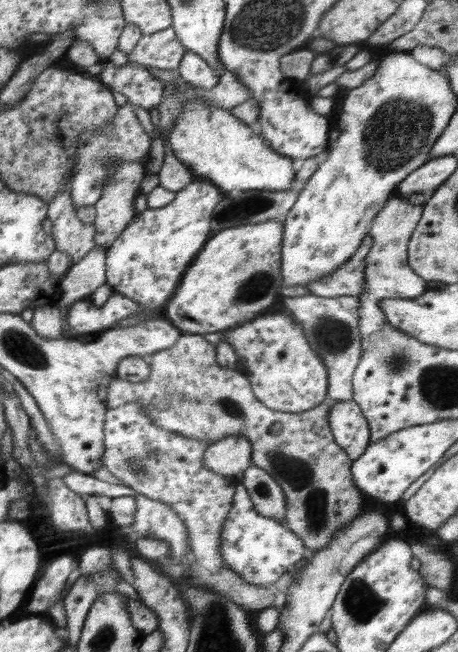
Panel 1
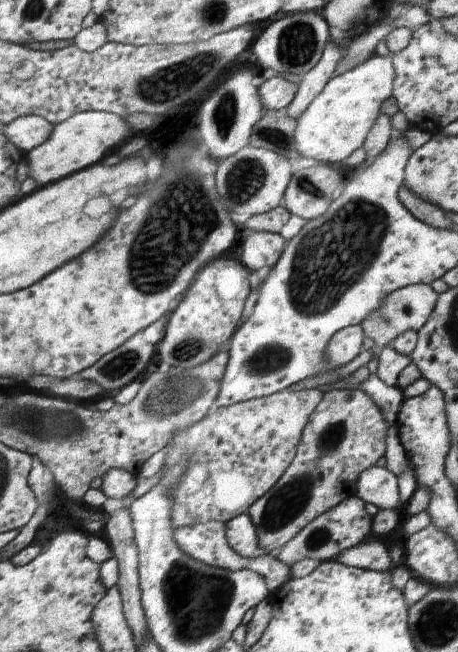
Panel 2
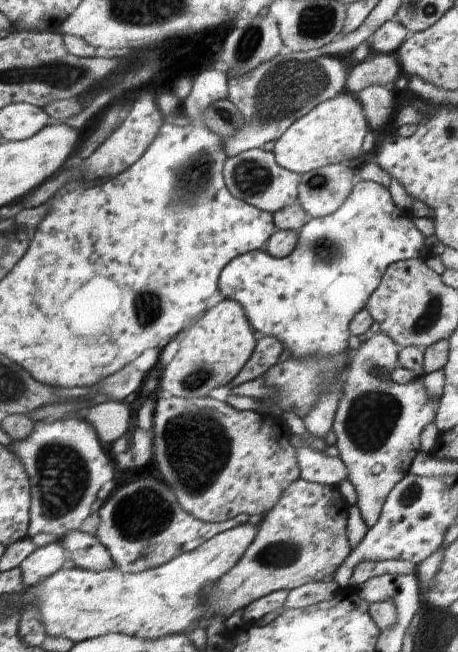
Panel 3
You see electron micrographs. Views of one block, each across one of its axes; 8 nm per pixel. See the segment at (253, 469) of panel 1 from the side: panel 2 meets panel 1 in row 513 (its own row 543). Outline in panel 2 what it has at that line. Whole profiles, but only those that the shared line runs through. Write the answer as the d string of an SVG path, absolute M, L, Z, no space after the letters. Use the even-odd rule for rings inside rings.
M333 389L323 393L320 404L313 410L310 420L306 422L296 454L286 468L282 478L261 496L248 509L251 522L256 528L258 544L268 553L275 553L286 542L292 540L313 518L332 510L339 502L356 496L358 476L367 468L372 468L386 450L388 432L382 410L374 404L374 400L360 389Z

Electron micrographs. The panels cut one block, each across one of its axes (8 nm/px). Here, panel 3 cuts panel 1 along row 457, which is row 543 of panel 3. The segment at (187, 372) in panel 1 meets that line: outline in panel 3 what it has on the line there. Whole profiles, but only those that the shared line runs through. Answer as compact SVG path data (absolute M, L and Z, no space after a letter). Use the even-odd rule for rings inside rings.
M302 478L292 482L276 506L269 510L261 519L257 527L257 533L252 544L246 548L242 558L232 566L220 580L214 590L210 590L210 596L206 598L206 612L200 620L202 627L216 614L230 618L234 612L243 610L251 602L259 600L263 596L279 590L292 590L310 582L318 582L326 578L332 578L334 570L342 564L342 560L348 558L351 546L348 542L348 512L349 505L344 500L337 486L323 485L320 483L308 482Z

